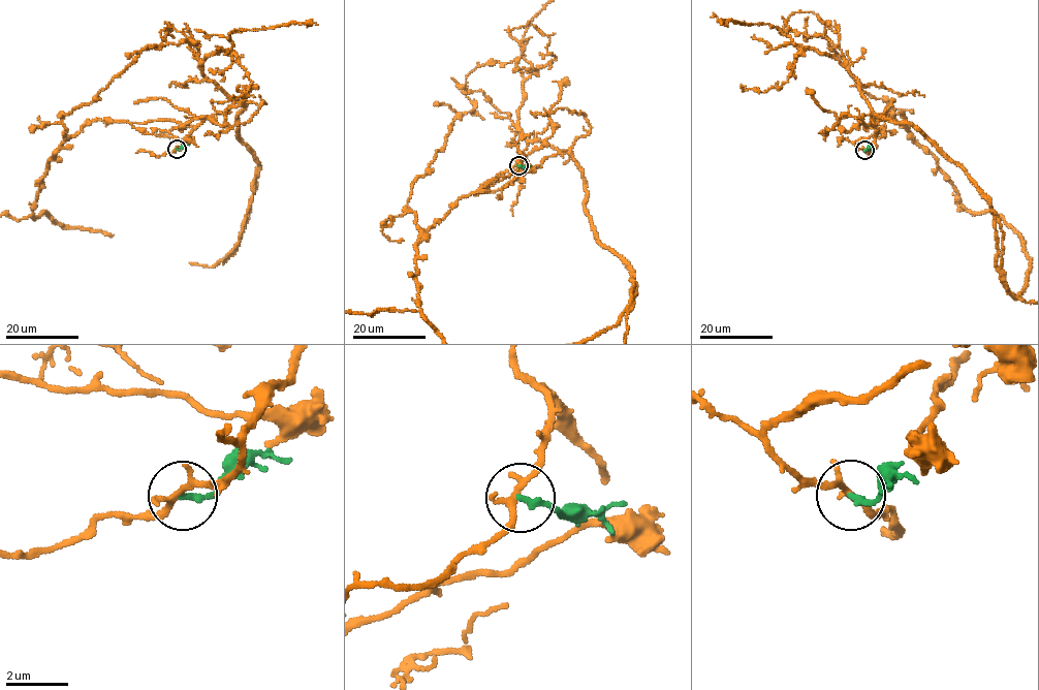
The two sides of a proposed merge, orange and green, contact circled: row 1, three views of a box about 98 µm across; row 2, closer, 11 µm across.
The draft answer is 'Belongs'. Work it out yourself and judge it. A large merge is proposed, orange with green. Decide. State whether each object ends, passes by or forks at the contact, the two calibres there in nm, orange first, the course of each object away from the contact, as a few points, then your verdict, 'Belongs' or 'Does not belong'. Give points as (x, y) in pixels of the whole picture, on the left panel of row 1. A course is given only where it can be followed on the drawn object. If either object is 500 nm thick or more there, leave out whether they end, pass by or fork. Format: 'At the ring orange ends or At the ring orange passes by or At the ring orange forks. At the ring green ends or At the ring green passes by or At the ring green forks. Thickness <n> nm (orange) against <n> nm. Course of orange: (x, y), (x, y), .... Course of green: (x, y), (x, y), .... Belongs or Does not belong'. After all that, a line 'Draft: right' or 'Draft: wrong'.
At the ring orange forks. At the ring green ends. Thickness 170 nm (orange) against 200 nm. Course of green: (177, 149), (189, 145). Does not belong
Draft: wrong

